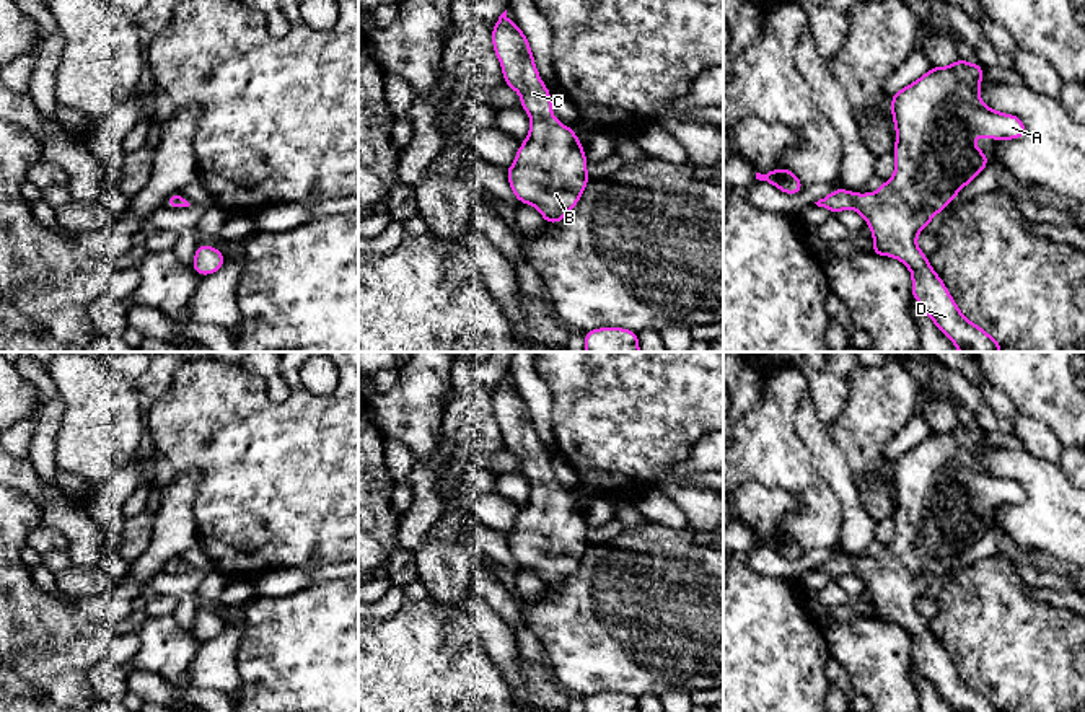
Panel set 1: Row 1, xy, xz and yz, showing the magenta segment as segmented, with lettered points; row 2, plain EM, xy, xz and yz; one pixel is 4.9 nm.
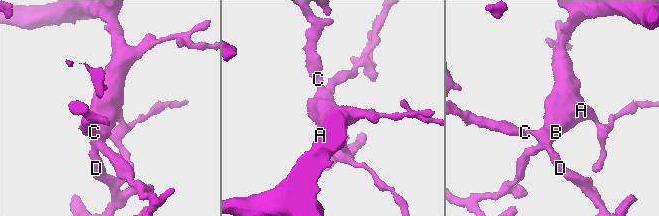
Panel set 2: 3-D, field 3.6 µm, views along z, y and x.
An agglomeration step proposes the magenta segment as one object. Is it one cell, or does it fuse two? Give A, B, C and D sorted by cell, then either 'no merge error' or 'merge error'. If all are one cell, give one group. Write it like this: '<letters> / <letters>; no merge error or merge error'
A B C D; no merge error

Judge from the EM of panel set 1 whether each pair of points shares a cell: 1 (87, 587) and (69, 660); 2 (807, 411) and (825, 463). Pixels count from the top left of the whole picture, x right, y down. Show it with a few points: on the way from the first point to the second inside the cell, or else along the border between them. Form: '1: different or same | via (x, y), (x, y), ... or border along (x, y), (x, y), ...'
1: different | border along (113, 585), (105, 592), (74, 598)
2: same | via (808, 424), (825, 450)

